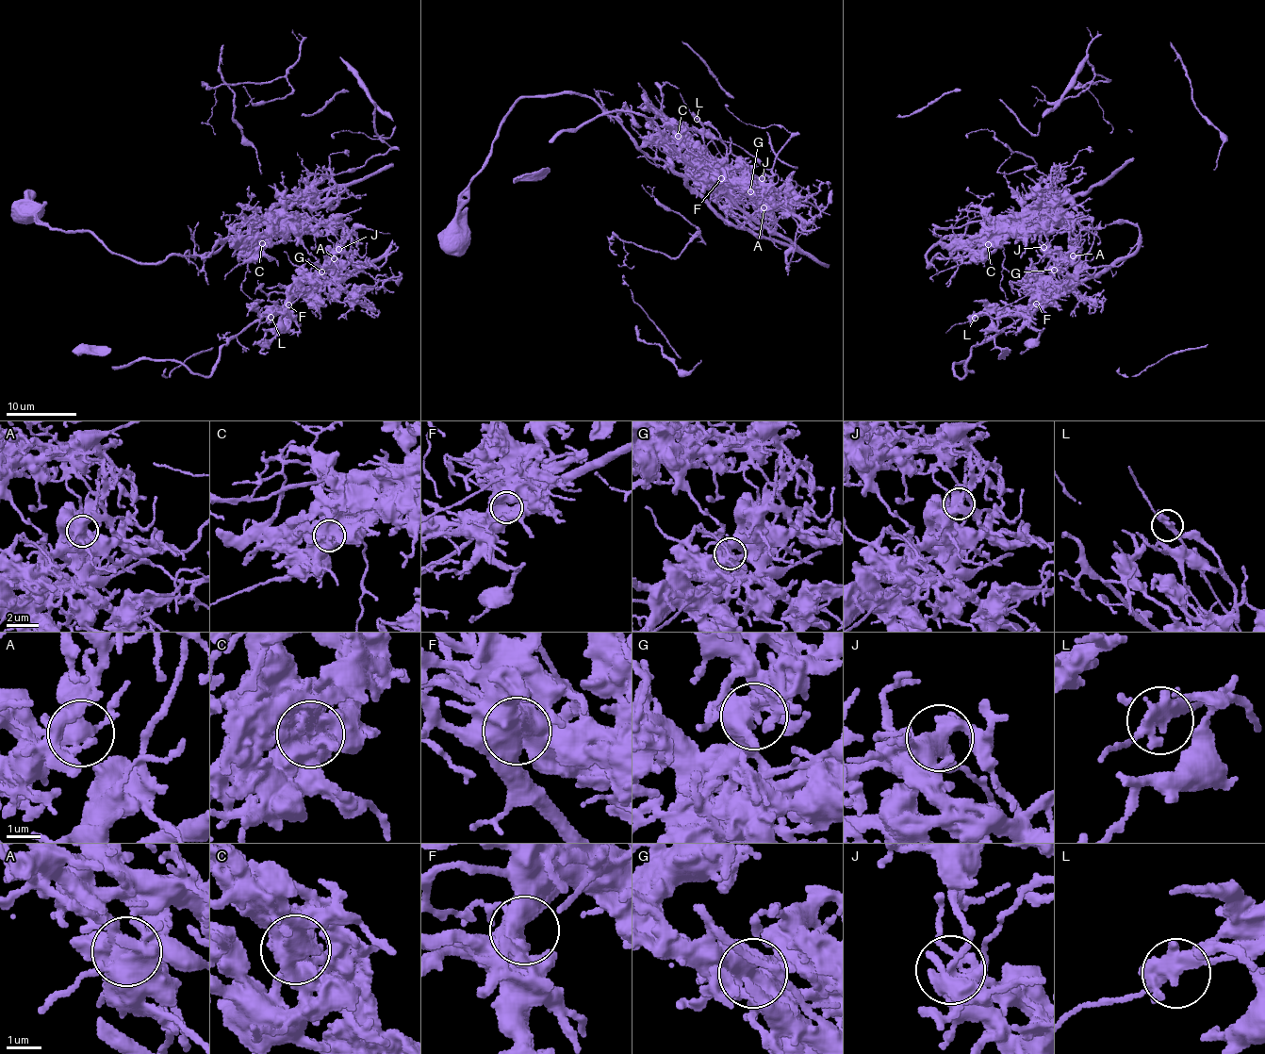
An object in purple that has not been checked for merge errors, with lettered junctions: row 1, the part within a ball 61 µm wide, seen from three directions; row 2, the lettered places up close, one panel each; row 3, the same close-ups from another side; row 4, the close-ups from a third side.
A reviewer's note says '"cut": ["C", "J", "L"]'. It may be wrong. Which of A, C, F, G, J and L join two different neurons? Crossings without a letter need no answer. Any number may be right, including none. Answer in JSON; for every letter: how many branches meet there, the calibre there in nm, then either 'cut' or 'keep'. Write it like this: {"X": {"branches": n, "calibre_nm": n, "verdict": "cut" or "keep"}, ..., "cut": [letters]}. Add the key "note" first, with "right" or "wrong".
{"note": "right", "A": {"branches": 6, "calibre_nm": 400, "verdict": "keep"}, "C": {"branches": 3, "calibre_nm": 650, "verdict": "cut"}, "F": {"branches": 3, "calibre_nm": 500, "verdict": "keep"}, "G": {"branches": 6, "calibre_nm": 550, "verdict": "keep"}, "J": {"branches": 5, "calibre_nm": 400, "verdict": "cut"}, "L": {"branches": 2, "calibre_nm": 440, "verdict": "cut"}, "cut": ["C", "J", "L"]}

